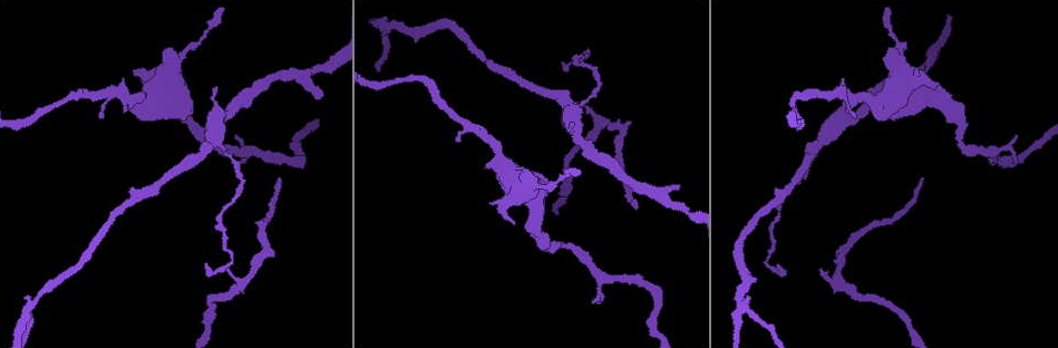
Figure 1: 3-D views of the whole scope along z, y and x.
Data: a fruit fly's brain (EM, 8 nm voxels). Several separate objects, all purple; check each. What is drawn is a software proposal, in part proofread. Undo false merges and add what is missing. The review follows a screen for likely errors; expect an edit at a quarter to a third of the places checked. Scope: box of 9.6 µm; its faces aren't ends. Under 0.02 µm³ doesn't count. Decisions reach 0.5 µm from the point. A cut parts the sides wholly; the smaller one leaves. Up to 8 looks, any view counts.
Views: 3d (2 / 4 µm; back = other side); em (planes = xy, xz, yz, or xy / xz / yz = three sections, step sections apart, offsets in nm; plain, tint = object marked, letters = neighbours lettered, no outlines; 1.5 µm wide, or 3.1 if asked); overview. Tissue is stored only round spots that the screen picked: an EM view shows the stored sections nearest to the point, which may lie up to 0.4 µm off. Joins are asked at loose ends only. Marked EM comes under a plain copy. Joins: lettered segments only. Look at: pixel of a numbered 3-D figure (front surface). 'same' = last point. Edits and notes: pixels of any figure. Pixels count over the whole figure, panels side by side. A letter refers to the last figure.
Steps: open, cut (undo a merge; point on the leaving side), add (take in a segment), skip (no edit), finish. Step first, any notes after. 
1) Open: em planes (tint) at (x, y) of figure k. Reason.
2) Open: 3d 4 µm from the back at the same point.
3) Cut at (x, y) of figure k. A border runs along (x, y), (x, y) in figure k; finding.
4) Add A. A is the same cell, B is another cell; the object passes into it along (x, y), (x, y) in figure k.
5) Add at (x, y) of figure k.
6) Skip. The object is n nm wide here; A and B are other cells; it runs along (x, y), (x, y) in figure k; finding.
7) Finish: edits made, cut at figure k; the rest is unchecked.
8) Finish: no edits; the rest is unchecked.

Open: em planes (letters) at (742, 309) of figure 1. Three-way junction.

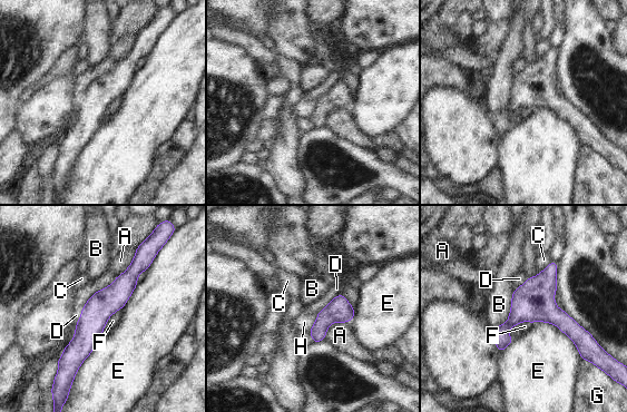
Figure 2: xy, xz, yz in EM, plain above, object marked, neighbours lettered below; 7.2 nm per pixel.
Skip. The object is 200 nm wide here; the longest contact is with D, 460 nm; A, B, C, D, E, F, G and H are other cells; all the same cell.

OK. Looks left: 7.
Open: 3d 4 µm from the back at (635, 207) of figure 1. Tapers out.

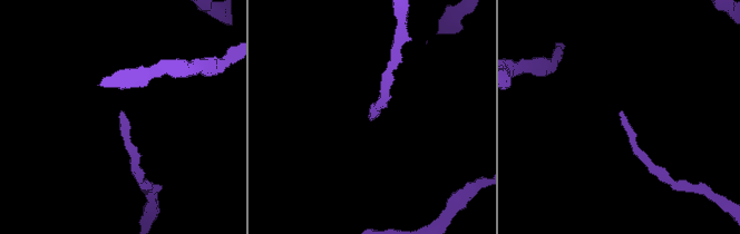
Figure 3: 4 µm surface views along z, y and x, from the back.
Open: em xz step 4 (letters) at (622, 114) of figure 3. Shape alone is not enough.

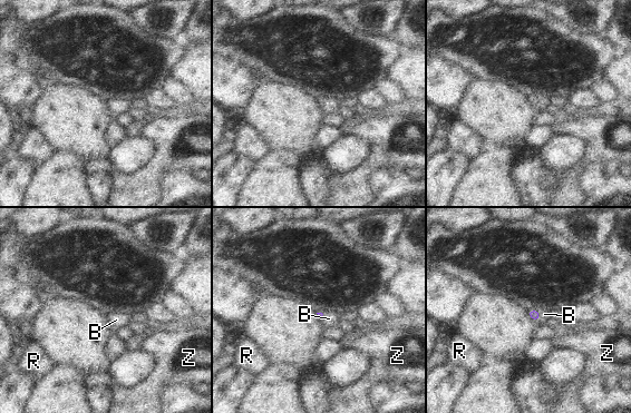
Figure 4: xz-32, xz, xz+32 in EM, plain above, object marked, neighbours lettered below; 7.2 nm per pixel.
Open: em planes (letters) at the same point.

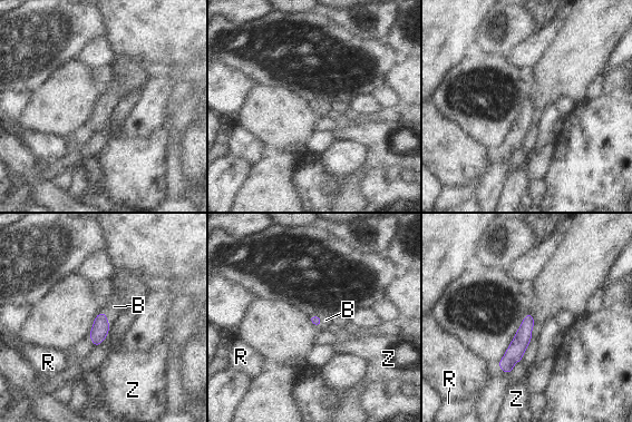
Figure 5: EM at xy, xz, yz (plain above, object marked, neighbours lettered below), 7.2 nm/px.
Add B. B is the same cell, R and Z are other cells; the object passes into it along (99, 331), (107, 319), (114, 306) in figure 5; it goes on there.

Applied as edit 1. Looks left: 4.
Finish: edits made, add at figure 5; the rest is unchecked.

